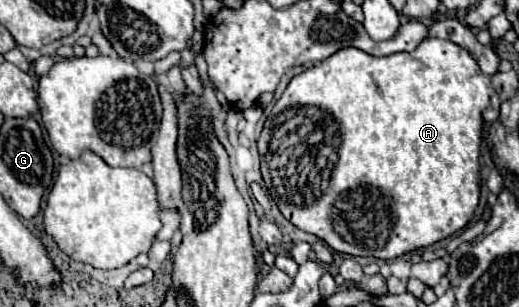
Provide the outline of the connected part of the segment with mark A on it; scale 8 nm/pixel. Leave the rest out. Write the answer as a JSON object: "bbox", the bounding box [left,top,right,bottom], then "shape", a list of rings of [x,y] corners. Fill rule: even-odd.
{"bbox":[258,38,493,260],"shape":[[[426,38],[412,52],[398,52],[382,58],[370,56],[358,48],[342,48],[334,52],[330,58],[294,76],[288,88],[284,90],[282,98],[274,104],[258,140],[264,184],[286,220],[290,220],[300,230],[318,236],[336,252],[388,260],[430,246],[462,230],[474,216],[474,210],[478,206],[478,196],[480,196],[478,158],[480,158],[480,144],[482,144],[482,110],[488,108],[493,93],[491,77],[484,76],[476,60],[464,48],[460,48],[450,40]]]}

